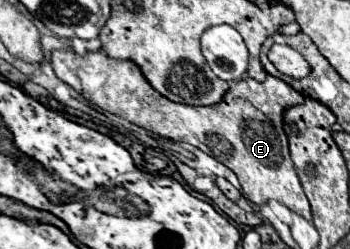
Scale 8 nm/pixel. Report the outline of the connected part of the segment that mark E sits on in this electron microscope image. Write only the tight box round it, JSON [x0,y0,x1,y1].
[51,51,311,221]

